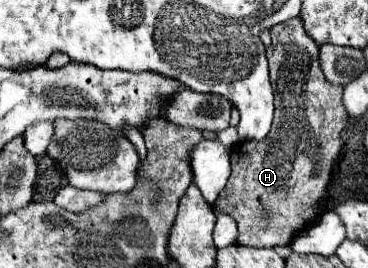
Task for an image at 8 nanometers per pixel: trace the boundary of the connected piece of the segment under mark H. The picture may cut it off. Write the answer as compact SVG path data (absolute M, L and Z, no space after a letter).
M291 18L271 28L271 46L267 48L269 76L275 92L275 120L273 128L263 142L241 142L233 148L233 172L219 194L213 210L225 212L239 224L237 242L251 248L273 248L279 244L291 244L293 238L319 218L319 202L331 182L333 162L343 148L341 130L345 128L349 114L343 106L343 86L329 84L319 66L319 44L307 36L303 18Z

